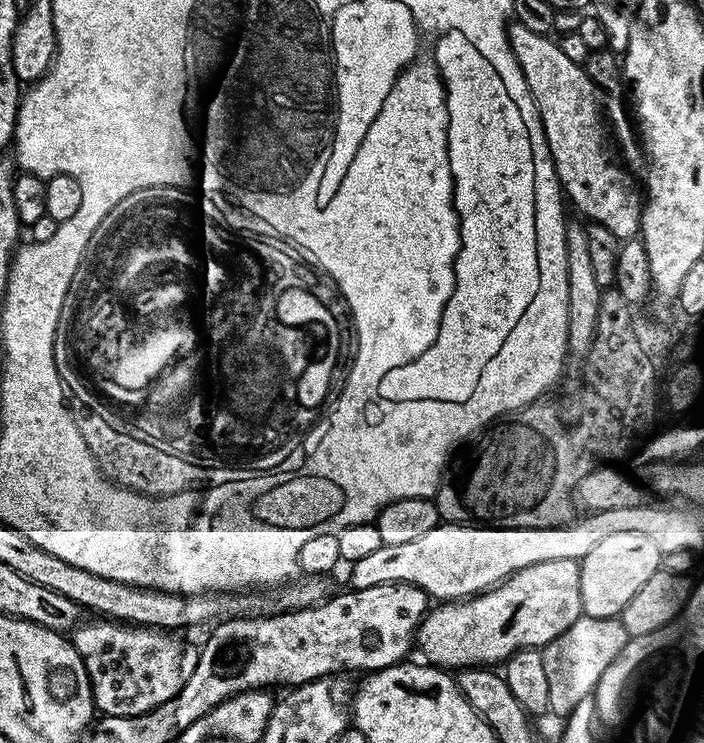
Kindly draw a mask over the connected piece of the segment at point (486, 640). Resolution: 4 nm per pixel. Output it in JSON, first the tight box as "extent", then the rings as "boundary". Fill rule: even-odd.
{"extent":[414,558,584,670],"boundary":[[[558,558],[550,562],[542,562],[530,566],[526,570],[515,572],[509,580],[503,580],[495,588],[479,596],[470,596],[466,600],[440,602],[429,611],[420,622],[414,637],[415,647],[427,663],[445,670],[461,668],[478,668],[481,666],[500,666],[516,652],[523,648],[543,649],[558,634],[562,634],[584,610],[582,600],[582,582],[580,581],[580,566],[577,561]]]}

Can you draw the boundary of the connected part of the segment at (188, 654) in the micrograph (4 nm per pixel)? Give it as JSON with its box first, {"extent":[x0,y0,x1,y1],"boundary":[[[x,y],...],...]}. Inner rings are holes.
{"extent":[71,618,200,716],"boundary":[[[96,618],[93,624],[81,623],[71,633],[72,645],[84,659],[86,674],[90,678],[92,697],[96,703],[97,713],[106,716],[137,716],[154,710],[162,702],[174,698],[182,686],[186,686],[186,678],[194,674],[198,666],[200,649],[194,643],[183,640],[183,635],[173,634],[168,630],[133,626],[125,622],[111,622],[104,618]]]}

